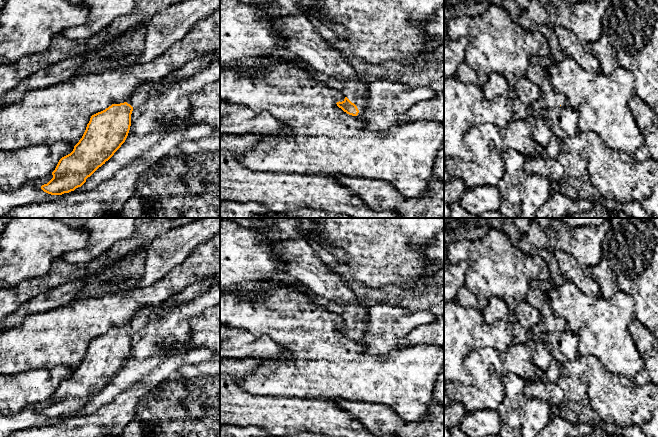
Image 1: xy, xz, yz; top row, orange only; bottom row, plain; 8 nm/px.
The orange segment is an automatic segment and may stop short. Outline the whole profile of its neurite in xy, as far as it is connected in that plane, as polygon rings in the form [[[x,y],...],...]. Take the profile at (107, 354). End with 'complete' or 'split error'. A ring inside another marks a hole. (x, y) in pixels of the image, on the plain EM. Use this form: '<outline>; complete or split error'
[[[142,308],[127,326],[112,328],[92,339],[82,362],[70,378],[59,384],[53,402],[41,413],[51,419],[62,419],[81,411],[125,366],[132,335],[144,328],[152,316],[150,308]]]; split error

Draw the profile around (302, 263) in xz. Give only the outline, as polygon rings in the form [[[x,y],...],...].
[[[305,238],[280,241],[274,246],[274,255],[285,264],[288,274],[308,287],[317,296],[321,296],[330,302],[336,302],[344,306],[364,306],[367,309],[370,307],[371,303],[358,298],[356,296],[358,291],[348,287],[344,278],[329,269],[319,259],[318,255]]]

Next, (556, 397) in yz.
[[[562,372],[556,383],[547,383],[543,379],[526,383],[524,393],[529,398],[544,400],[550,407],[550,418],[555,419],[554,410],[567,402],[589,406],[588,386],[576,375]]]

